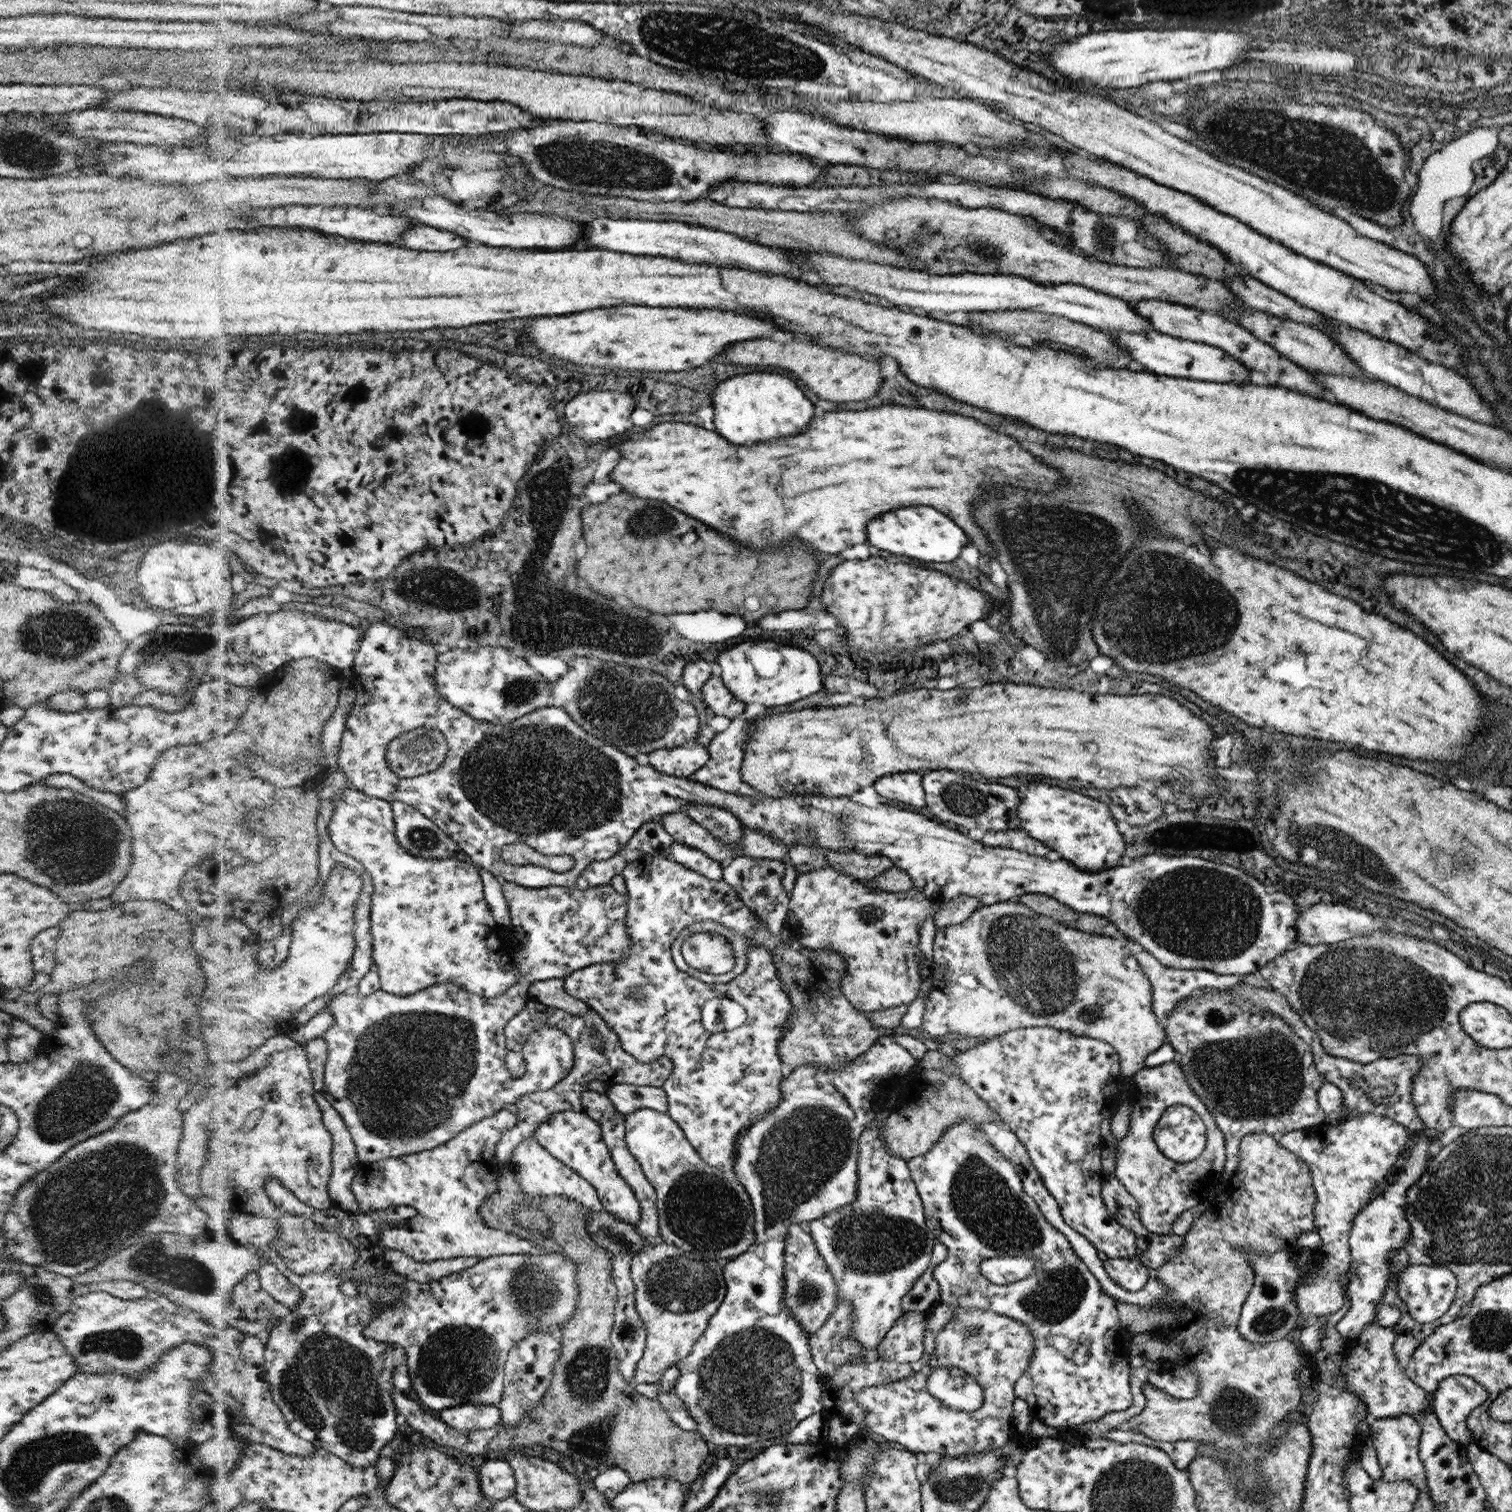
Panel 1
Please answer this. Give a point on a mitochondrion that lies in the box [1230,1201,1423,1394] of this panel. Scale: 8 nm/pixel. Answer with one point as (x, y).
(1271, 1319)

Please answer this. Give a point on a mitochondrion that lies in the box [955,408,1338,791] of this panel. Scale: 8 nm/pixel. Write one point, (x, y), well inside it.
(1185, 612)

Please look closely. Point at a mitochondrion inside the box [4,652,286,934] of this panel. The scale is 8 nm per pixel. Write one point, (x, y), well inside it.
(88, 844)

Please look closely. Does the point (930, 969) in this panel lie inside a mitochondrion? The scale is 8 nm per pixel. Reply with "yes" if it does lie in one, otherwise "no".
no

